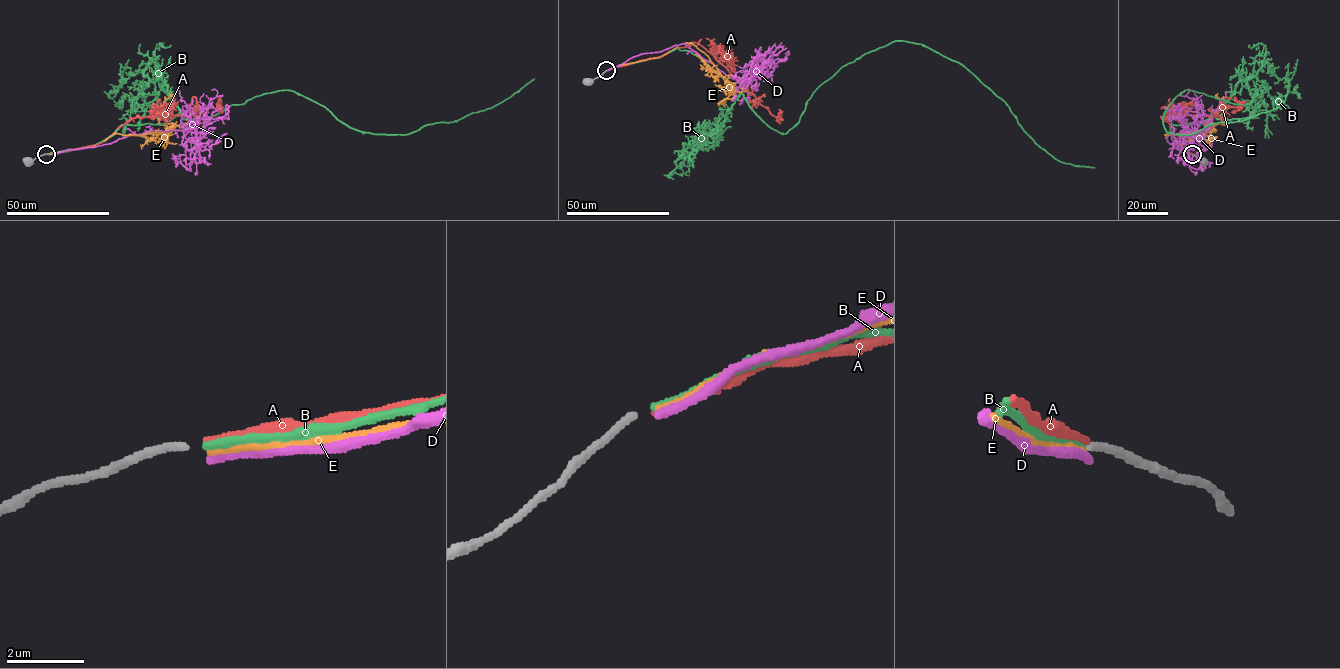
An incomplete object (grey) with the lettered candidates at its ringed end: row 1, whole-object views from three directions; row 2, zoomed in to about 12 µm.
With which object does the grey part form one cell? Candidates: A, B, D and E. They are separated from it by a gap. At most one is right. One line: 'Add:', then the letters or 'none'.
Add: B

